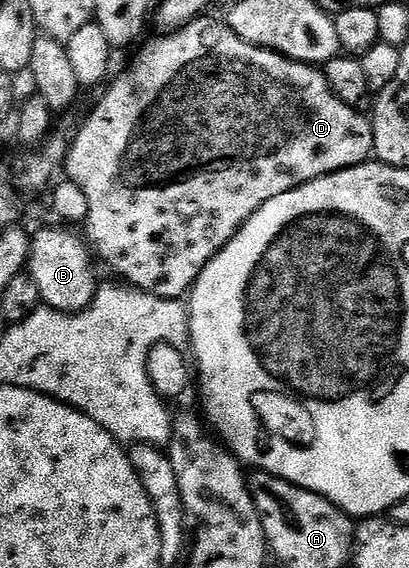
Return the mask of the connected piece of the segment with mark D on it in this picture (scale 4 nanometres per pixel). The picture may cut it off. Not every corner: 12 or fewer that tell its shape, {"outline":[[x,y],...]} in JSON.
{"outline":[[193,18],[63,163],[181,300],[267,200],[374,157],[316,65]]}

